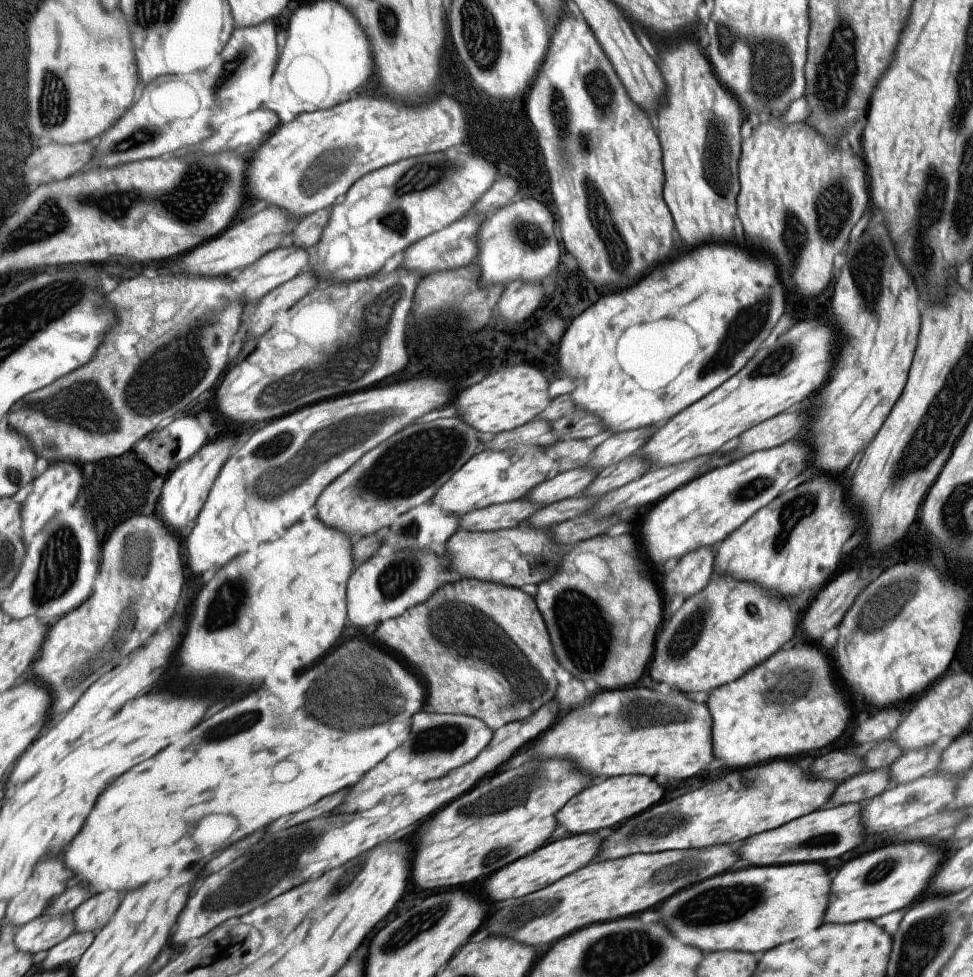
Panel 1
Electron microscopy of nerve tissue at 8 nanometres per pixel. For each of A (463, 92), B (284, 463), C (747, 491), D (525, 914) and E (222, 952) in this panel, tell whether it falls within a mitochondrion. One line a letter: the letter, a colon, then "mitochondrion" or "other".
A: mitochondrion
B: mitochondrion
C: mitochondrion
D: mitochondrion
E: other

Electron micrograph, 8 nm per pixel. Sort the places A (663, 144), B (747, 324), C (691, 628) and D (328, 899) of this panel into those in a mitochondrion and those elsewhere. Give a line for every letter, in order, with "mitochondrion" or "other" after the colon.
A: other
B: mitochondrion
C: mitochondrion
D: mitochondrion

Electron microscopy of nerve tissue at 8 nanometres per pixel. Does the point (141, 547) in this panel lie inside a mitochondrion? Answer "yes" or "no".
yes

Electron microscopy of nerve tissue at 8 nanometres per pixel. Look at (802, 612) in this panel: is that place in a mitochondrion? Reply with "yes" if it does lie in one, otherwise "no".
no

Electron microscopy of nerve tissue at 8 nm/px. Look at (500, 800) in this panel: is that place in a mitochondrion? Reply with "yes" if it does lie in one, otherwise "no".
yes

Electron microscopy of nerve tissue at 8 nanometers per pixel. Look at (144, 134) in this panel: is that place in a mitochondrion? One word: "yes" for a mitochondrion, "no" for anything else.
yes

